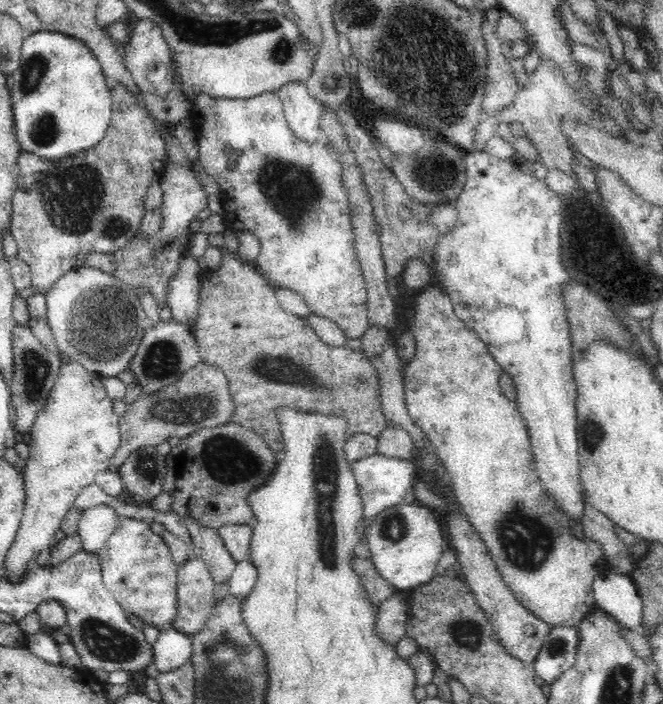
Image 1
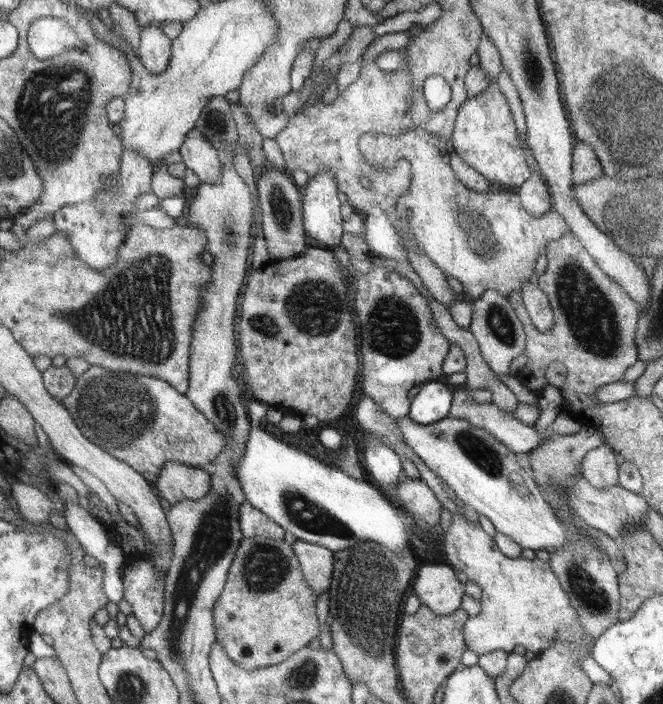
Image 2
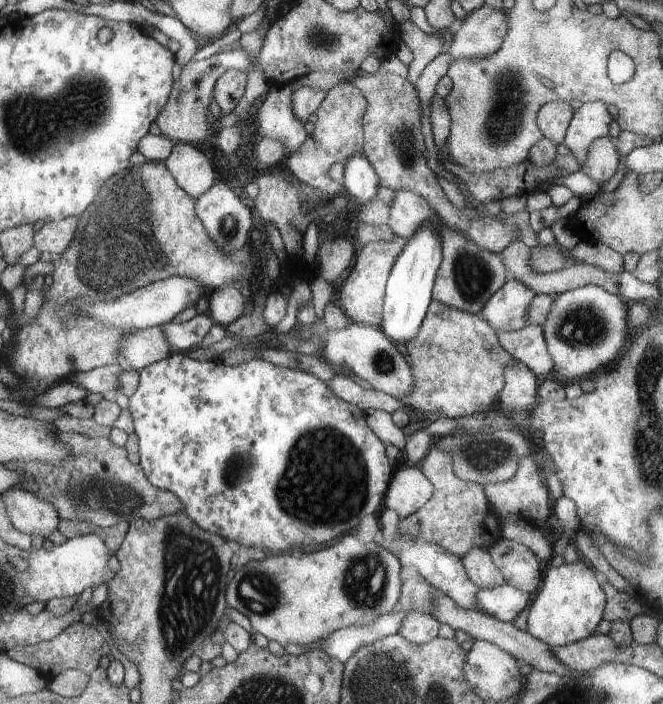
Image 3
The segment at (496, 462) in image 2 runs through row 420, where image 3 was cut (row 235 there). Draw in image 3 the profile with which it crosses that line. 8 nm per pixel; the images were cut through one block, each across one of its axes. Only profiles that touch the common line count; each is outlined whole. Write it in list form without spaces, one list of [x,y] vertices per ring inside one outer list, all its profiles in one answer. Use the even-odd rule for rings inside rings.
[[[393,190],[393,192],[395,196],[389,202],[387,226],[393,230],[395,236],[407,242],[411,234],[415,234],[415,230],[423,222],[431,222],[437,216],[437,212],[425,198],[421,198],[411,190]],[[437,218],[439,222],[439,240],[443,248],[443,262],[439,266],[435,286],[433,286],[433,300],[447,304],[451,308],[457,308],[461,312],[479,314],[481,308],[489,302],[491,294],[495,294],[509,278],[507,278],[507,266],[501,254],[493,254],[489,250],[479,248],[471,238],[467,238],[463,232],[455,232],[443,224],[443,218]]]

